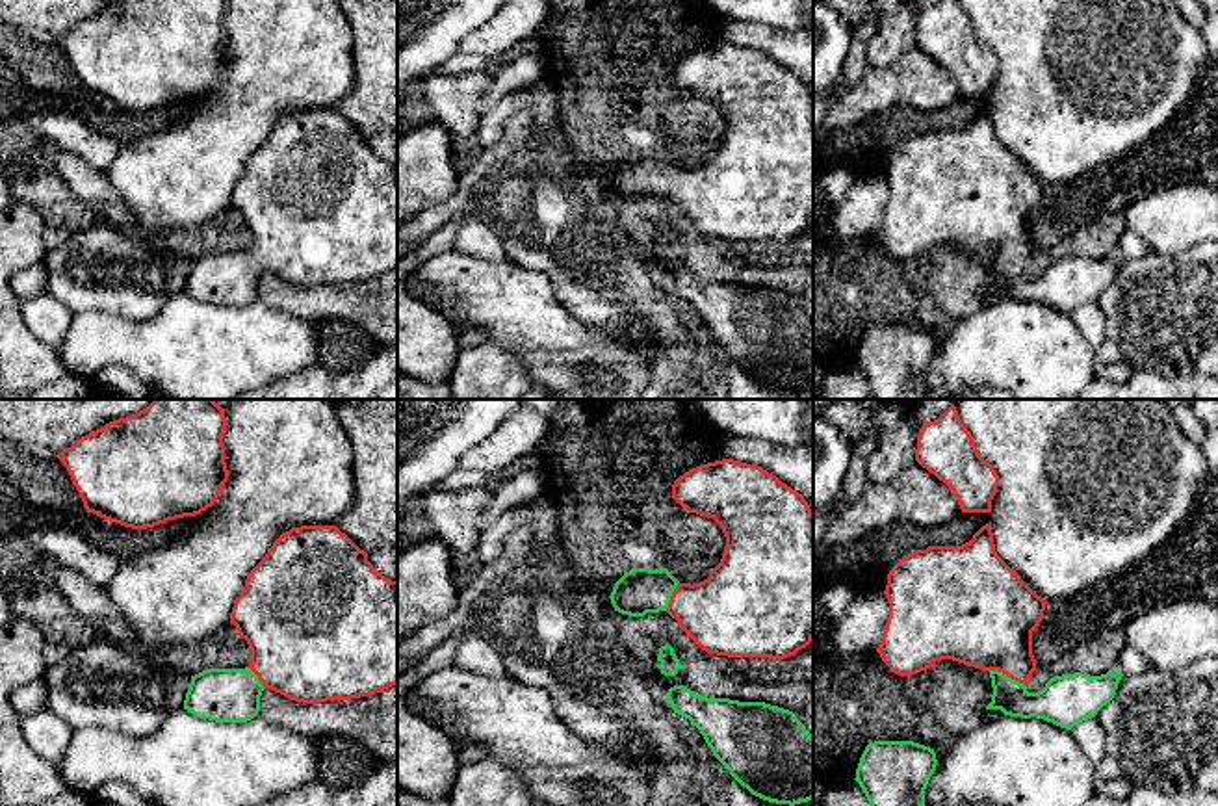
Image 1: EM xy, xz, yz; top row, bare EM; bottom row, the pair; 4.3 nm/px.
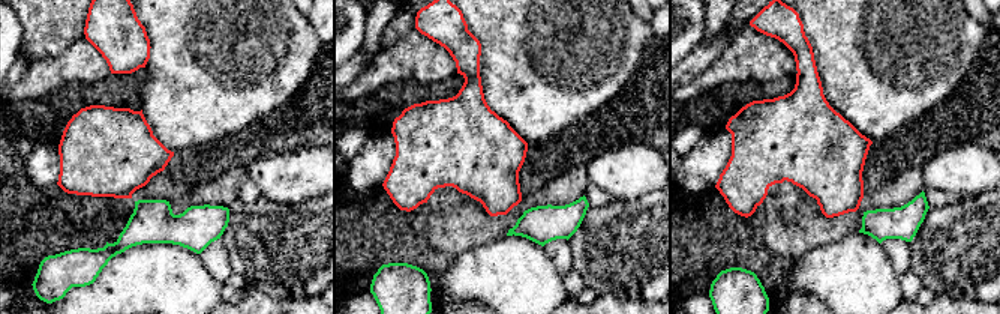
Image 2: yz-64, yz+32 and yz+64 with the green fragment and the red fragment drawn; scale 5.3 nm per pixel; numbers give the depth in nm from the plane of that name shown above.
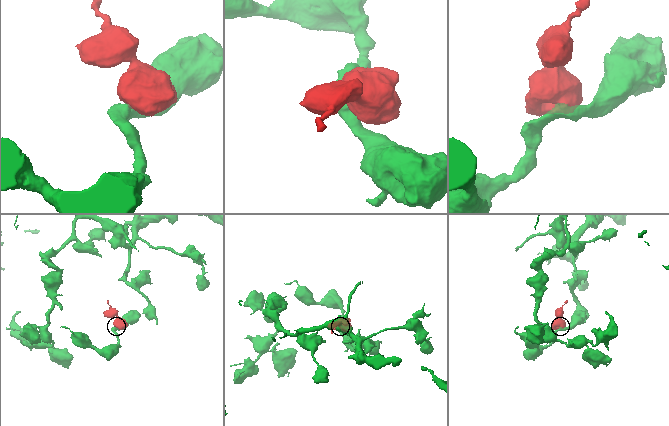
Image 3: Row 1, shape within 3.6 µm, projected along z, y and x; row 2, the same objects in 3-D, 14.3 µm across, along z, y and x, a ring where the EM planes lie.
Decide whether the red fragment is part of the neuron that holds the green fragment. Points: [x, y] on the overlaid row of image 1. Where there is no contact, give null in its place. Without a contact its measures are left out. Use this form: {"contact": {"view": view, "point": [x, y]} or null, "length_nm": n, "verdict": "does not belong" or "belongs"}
{"contact": {"view": "yz", "point": [1007, 676]}, "length_nm": 180, "verdict": "belongs"}

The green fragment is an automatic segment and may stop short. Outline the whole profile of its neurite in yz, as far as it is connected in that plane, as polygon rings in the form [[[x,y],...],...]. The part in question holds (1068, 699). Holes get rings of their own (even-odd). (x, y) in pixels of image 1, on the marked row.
[[[991,522],[962,546],[928,546],[904,555],[889,570],[884,594],[889,617],[876,652],[889,670],[912,676],[941,659],[988,670],[993,695],[986,709],[1021,719],[1036,717],[1071,730],[1114,698],[1123,676],[1118,670],[1101,676],[1062,674],[1038,693],[1027,691],[1036,670],[1032,631],[1040,626],[1047,602],[997,555]]]

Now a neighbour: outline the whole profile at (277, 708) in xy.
[[[397,683],[369,696],[316,704],[295,702],[280,693],[264,689],[260,702],[264,719],[275,724],[282,724],[314,739],[343,735],[364,745],[379,761],[397,761]]]

